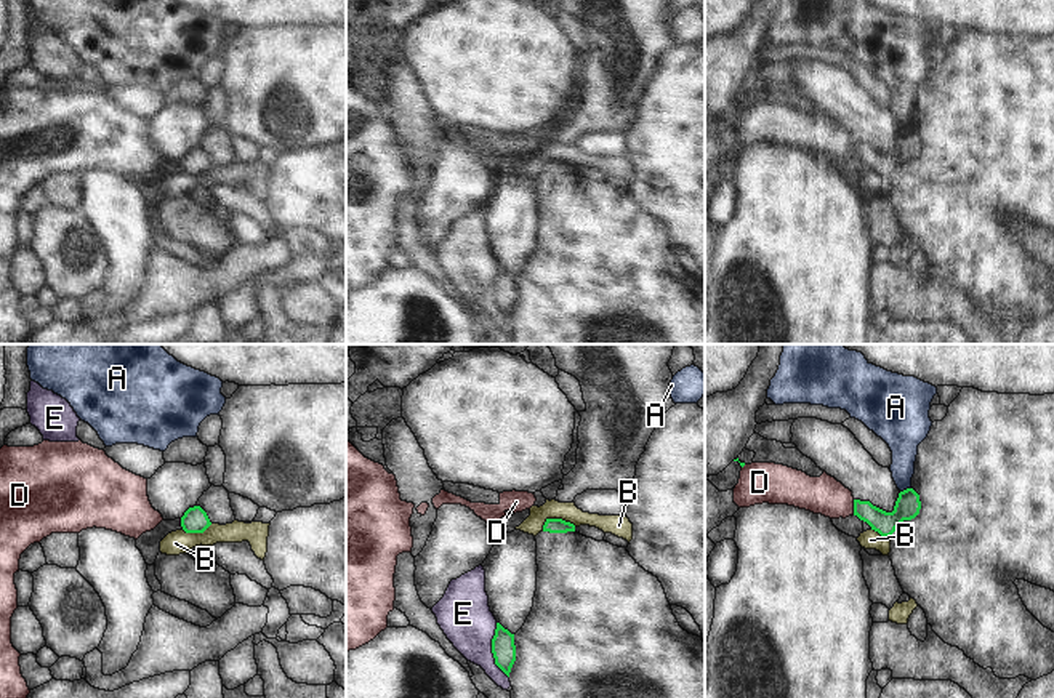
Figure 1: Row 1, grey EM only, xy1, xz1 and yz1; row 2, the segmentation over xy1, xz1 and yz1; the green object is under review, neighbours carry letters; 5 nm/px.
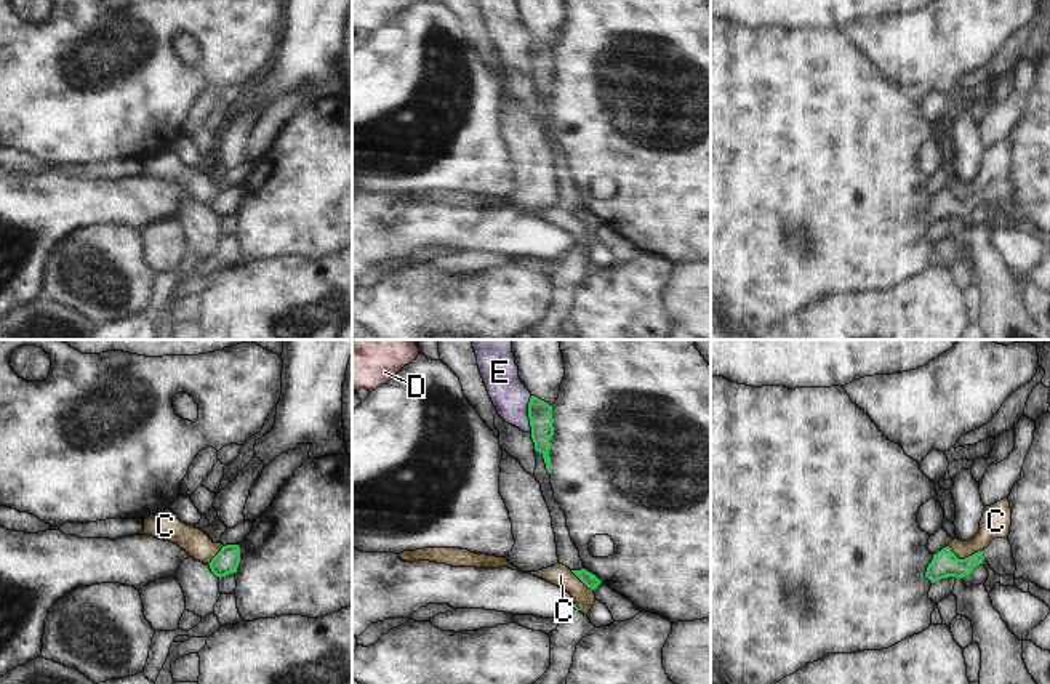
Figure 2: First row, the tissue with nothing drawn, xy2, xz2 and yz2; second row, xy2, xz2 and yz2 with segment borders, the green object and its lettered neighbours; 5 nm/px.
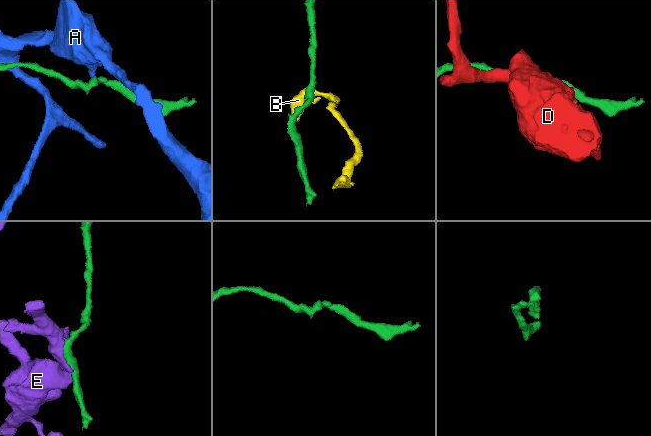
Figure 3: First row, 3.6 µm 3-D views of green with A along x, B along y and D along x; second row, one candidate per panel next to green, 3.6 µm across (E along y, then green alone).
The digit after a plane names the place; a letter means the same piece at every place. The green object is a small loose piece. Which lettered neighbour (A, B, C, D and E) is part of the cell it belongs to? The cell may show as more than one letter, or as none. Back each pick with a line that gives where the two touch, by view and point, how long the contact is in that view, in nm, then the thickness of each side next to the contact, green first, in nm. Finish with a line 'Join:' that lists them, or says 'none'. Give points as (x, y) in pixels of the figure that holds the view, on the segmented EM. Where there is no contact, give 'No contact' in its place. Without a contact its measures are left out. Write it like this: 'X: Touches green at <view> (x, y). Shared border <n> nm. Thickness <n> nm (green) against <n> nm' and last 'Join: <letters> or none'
Join: none.

